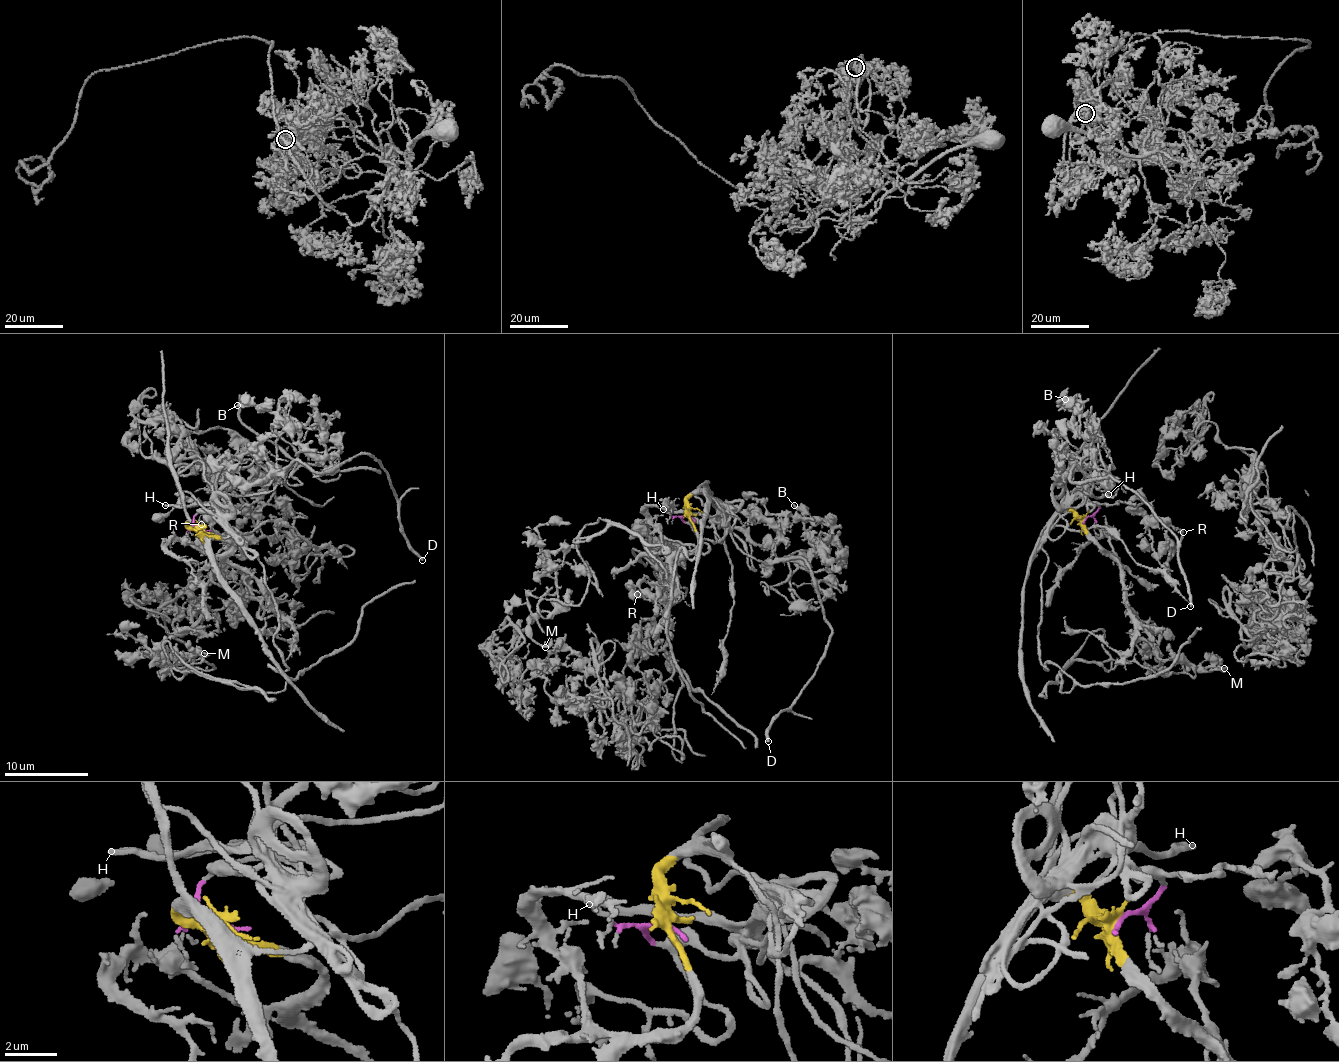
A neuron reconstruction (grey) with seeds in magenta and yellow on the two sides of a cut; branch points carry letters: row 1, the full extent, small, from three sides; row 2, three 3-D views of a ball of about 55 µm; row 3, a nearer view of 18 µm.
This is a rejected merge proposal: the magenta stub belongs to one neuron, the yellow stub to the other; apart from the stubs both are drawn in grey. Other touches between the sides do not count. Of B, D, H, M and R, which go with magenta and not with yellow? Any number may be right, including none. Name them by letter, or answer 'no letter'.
B, D, H, M, R

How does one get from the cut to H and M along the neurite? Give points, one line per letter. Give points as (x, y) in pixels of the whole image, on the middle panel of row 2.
H: (689, 515), (683, 516), (684, 520), (705, 525), (710, 520), (704, 516), (663, 510)
M: (689, 515), (735, 519), (677, 553), (669, 581), (620, 526), (582, 537), (583, 600), (527, 597), (546, 647)

